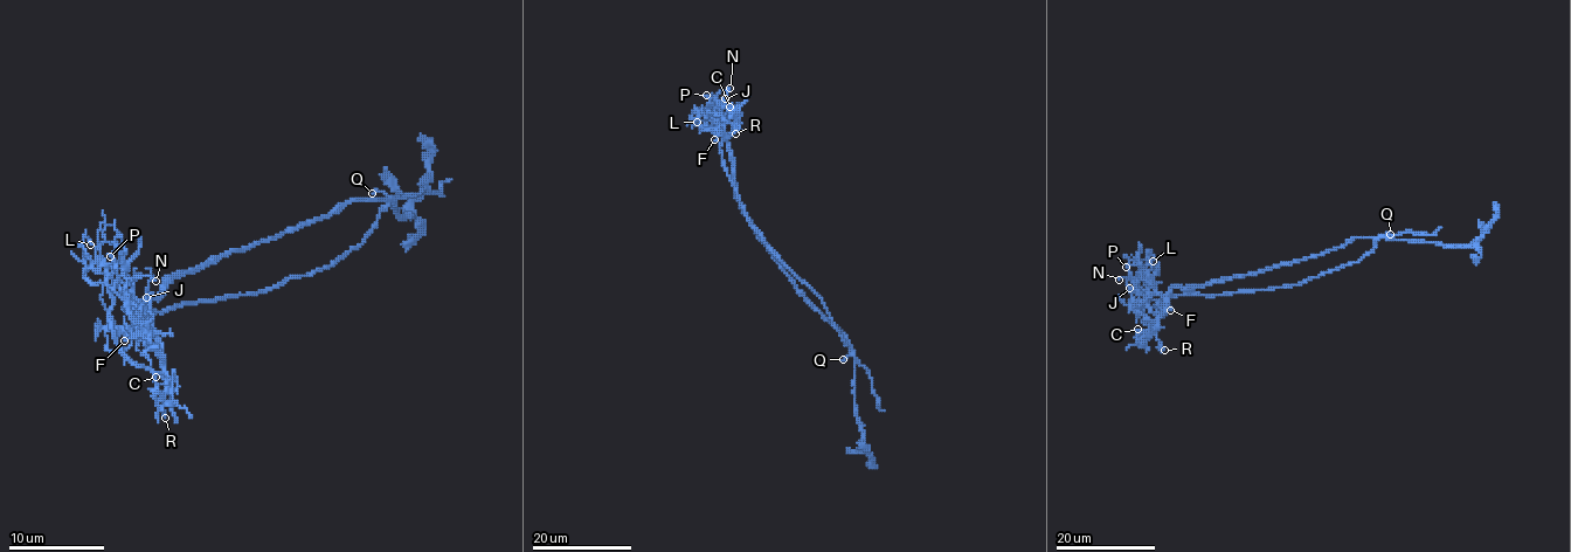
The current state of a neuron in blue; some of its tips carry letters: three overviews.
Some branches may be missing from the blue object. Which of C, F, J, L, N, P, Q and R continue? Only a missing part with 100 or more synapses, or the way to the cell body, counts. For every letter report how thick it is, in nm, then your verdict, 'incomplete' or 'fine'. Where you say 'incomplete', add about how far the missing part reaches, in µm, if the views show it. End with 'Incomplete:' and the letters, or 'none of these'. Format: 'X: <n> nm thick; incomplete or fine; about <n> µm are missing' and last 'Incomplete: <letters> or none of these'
C: 80 nm thick; fine
F: 100 nm thick; fine
J: 170 nm thick; fine
L: 90 nm thick; fine
N: 130 nm thick; fine
P: 100 nm thick; fine
Q: 130 nm thick; fine
R: 120 nm thick; fine
Incomplete: none of these

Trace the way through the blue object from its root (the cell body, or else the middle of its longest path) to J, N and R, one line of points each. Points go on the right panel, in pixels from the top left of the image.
J: (1303, 257), (1217, 283), (1175, 287), (1165, 295), (1143, 294), (1129, 288)
N: (1303, 257), (1217, 283), (1175, 287), (1165, 295), (1140, 291), (1136, 301), (1127, 278), (1119, 280)
R: (1303, 257), (1217, 283), (1175, 287), (1156, 333), (1164, 350)

